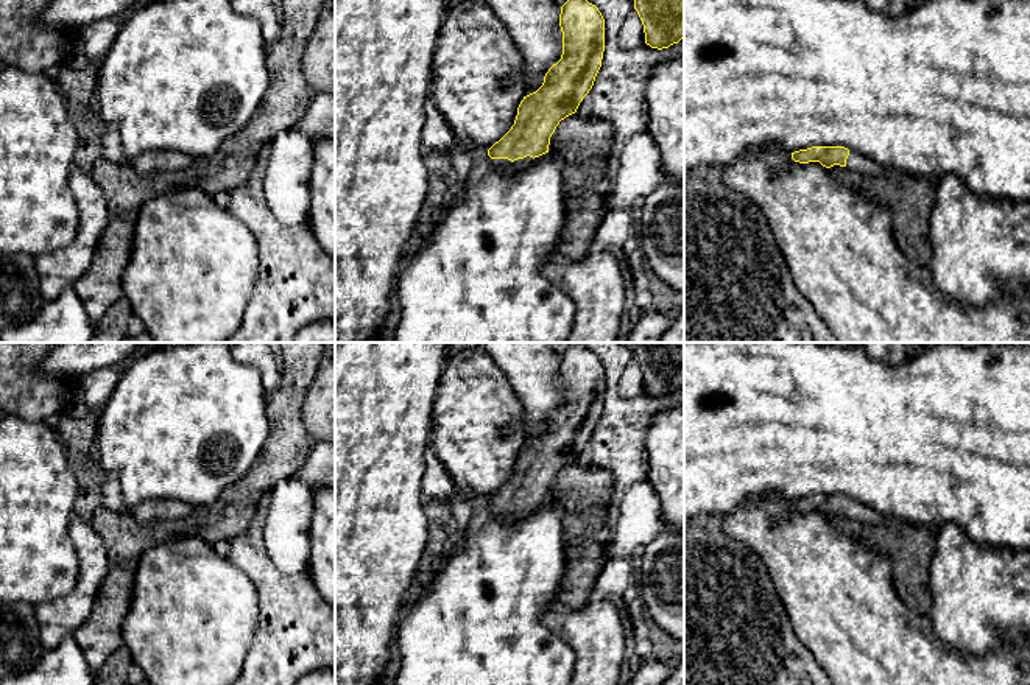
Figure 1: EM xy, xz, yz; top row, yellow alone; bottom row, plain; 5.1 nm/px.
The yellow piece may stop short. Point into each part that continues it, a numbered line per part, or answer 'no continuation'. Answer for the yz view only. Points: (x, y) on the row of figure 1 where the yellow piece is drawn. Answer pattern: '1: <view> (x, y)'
1: yz (857, 162)

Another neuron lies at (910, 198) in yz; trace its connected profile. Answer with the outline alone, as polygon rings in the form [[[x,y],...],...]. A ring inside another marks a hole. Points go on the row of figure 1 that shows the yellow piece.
[[[834,165],[829,173],[846,188],[885,204],[893,218],[896,243],[916,266],[932,266],[930,215],[937,202],[937,181],[898,170],[865,176]]]

